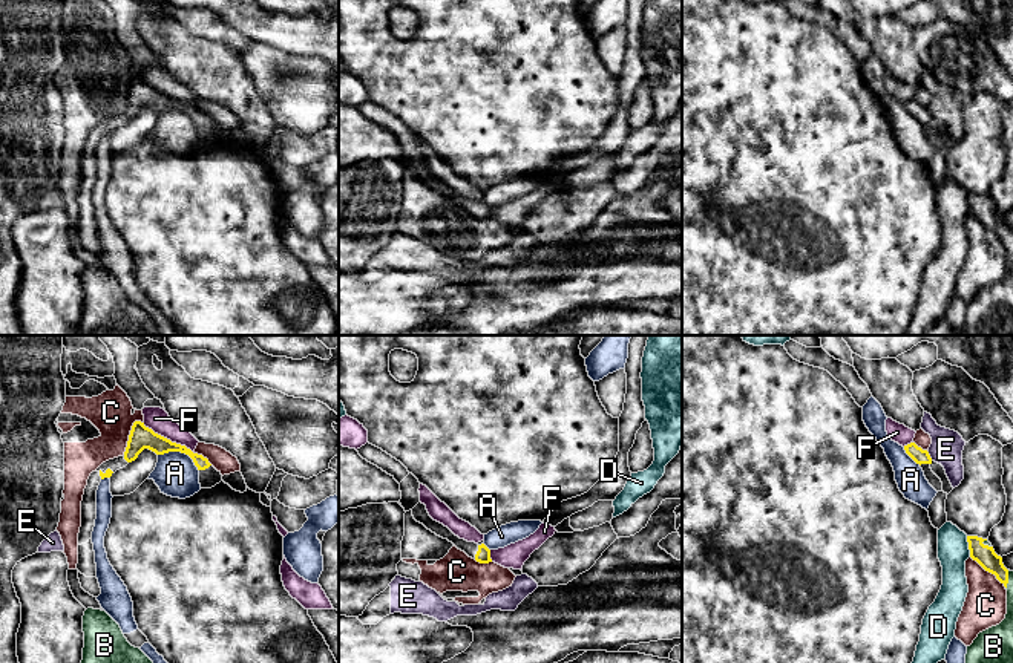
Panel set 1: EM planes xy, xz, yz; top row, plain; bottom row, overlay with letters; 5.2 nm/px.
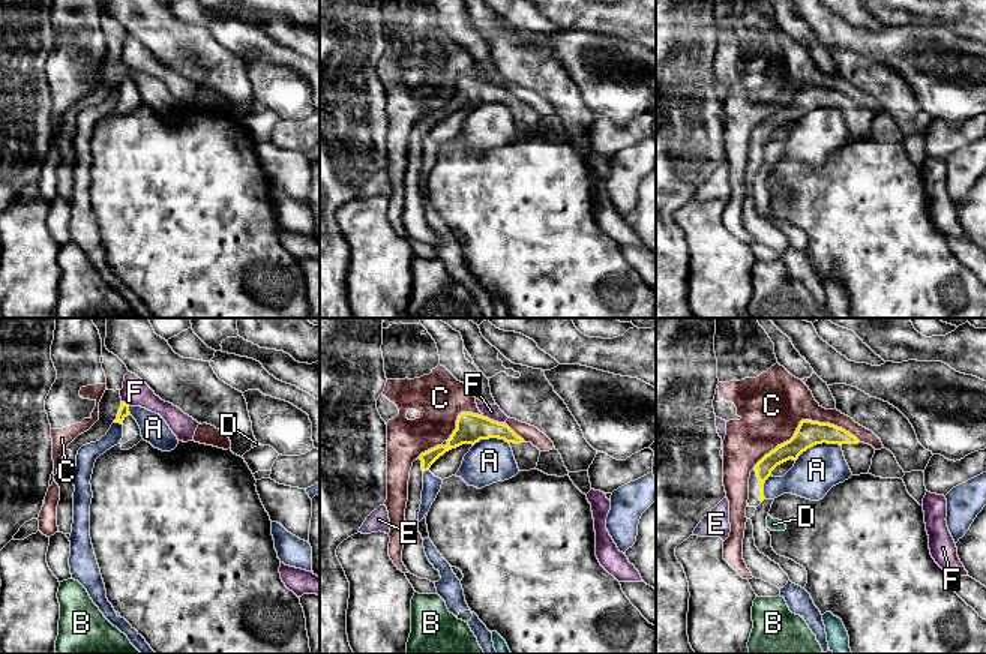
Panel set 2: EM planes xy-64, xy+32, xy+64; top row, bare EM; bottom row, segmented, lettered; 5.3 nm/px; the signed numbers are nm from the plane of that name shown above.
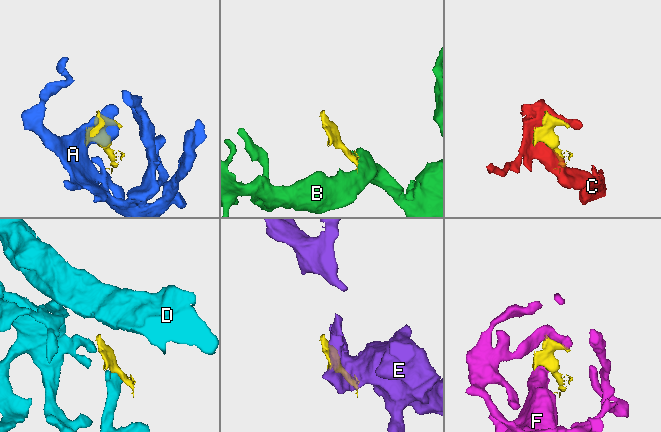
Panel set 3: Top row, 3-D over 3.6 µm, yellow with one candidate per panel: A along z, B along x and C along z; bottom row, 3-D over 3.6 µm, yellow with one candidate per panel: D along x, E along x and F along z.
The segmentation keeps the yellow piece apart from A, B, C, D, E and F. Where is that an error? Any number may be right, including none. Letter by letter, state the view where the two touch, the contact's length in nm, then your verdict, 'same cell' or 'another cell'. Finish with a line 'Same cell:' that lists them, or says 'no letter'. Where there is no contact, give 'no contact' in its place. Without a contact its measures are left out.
A: meets yellow in xy; contact 240 nm long; another cell
B: meets yellow in yz; contact 110 nm long; same cell
C: meets yellow in xy; contact 200 nm long; another cell
D: meets yellow in yz; contact 110 nm long; another cell
E: meets yellow in yz; contact 70 nm long; another cell
F: meets yellow in xy; contact 320 nm long; another cell
Same cell: B

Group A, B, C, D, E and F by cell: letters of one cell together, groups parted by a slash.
A / B / C / D / E / F

